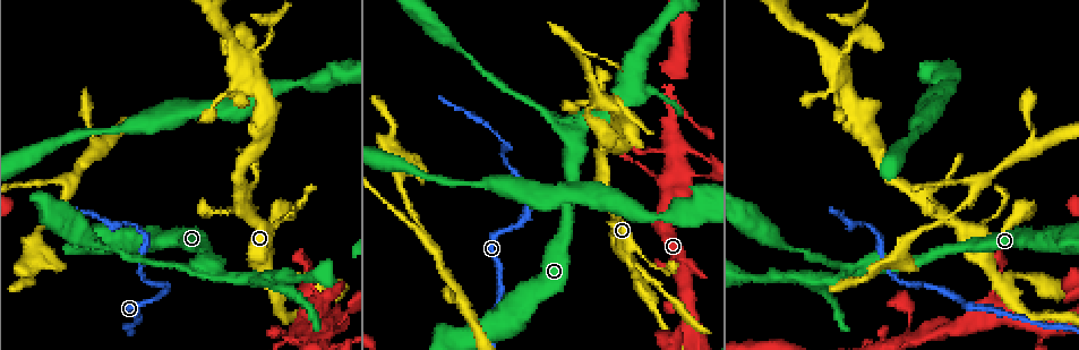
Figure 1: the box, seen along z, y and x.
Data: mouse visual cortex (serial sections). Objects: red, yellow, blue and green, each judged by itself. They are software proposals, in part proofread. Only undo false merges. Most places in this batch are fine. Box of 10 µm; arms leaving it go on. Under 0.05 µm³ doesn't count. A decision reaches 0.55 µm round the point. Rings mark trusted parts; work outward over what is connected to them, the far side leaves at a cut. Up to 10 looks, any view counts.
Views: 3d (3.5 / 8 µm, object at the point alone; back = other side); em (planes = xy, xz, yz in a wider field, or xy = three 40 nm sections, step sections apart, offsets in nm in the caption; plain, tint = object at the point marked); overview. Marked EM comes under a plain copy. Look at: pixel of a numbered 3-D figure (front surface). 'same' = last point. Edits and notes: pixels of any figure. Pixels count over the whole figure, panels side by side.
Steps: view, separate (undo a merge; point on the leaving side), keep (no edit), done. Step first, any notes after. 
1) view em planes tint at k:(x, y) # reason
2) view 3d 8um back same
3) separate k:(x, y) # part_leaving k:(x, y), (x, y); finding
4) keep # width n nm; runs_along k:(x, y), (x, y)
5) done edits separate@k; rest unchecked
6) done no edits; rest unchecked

view em xy step 2 tint at 1:(882, 237) # abrupt turn

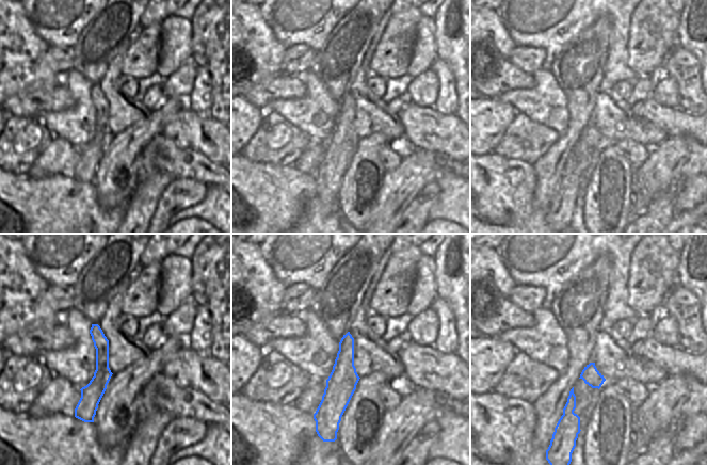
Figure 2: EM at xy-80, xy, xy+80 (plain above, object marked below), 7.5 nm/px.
view 3d 3.5um same # wider look

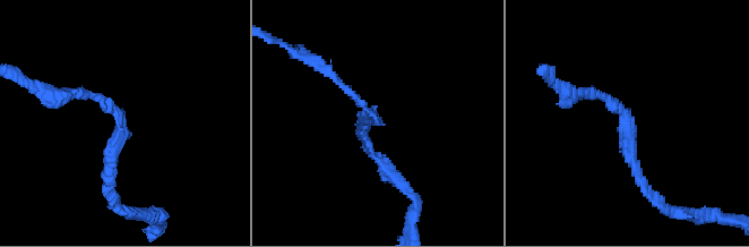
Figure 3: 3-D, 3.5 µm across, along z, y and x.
keep # runs_along 2:(95, 326), (101, 378), (90, 419); continuous, no second cell

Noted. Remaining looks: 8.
view 3d 3.5um at 1:(239, 200) # arms part here

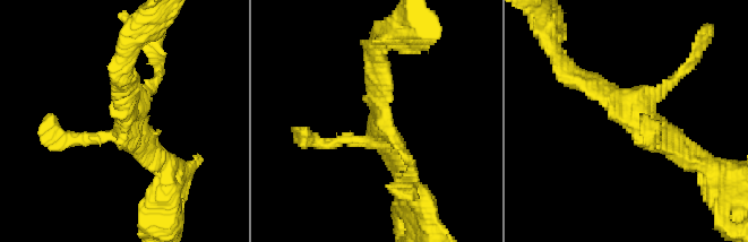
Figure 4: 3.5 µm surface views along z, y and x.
view em xy step 2 tint at 4:(378, 127) # shape alone is not enough

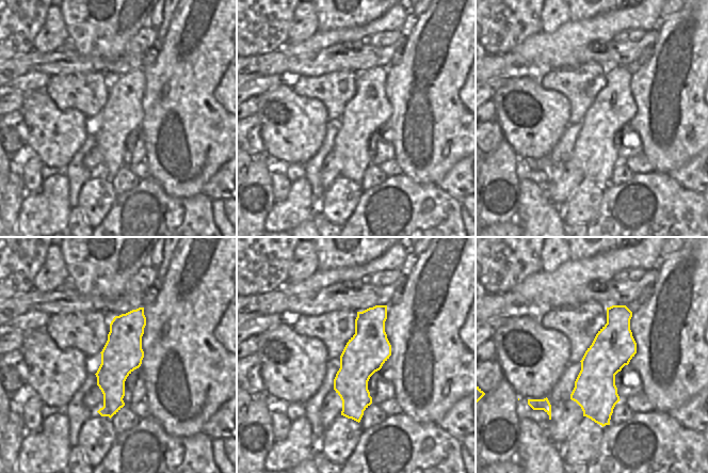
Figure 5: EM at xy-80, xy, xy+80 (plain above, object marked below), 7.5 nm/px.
keep # all the same cell

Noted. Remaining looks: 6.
view 3d 3.5um at 1:(326, 326) # abrupt turn

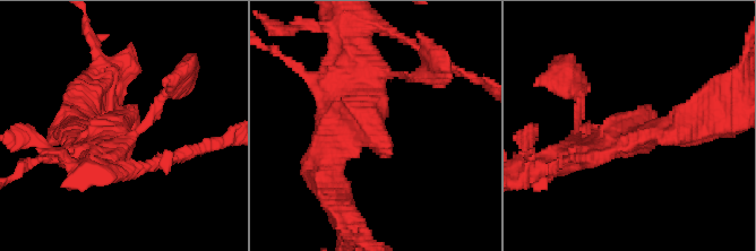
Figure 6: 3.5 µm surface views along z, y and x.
view em planes tint at 6:(119, 123) # arms 3; arm_widths 300, 400, 400 nm; shape alone is not enough

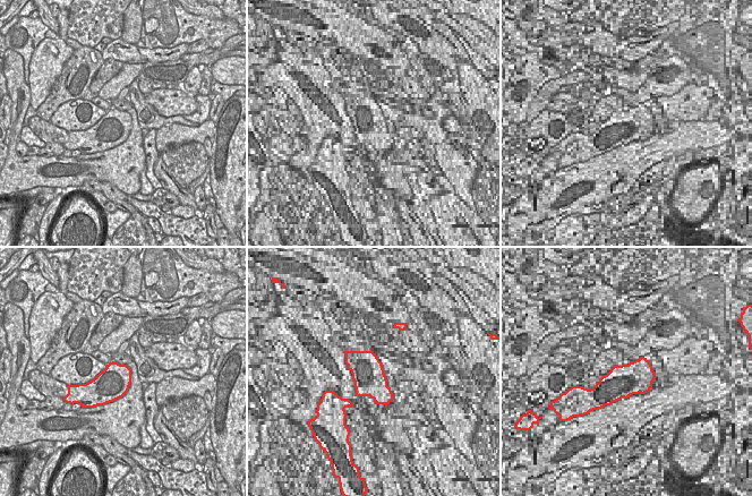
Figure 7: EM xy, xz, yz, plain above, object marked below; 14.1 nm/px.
view em xy step 5 tint same # another direction

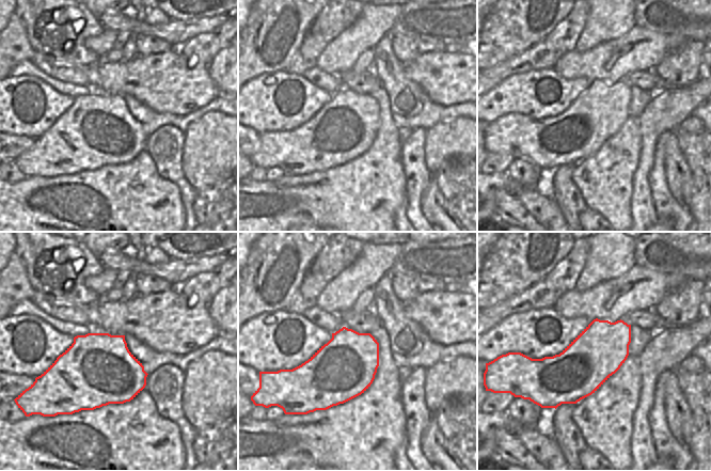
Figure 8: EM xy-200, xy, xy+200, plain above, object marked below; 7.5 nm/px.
keep # width 460 nm; runs_along 6:(325, 167), (357, 128), (392, 154); one cell here

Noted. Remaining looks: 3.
view 3d 3.5um at 1:(581, 53) # abrupt turn

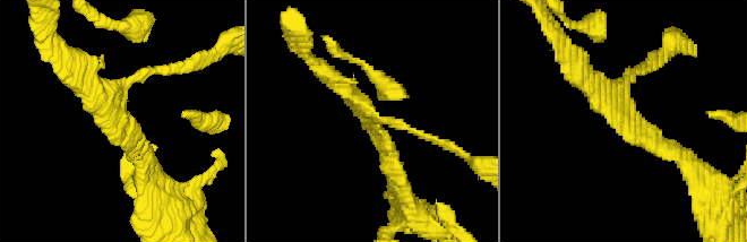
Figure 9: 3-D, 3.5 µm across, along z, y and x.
view em xy step 5 tint at 9:(117, 122) # arms 3; arm_widths 100, 200, 250 nm

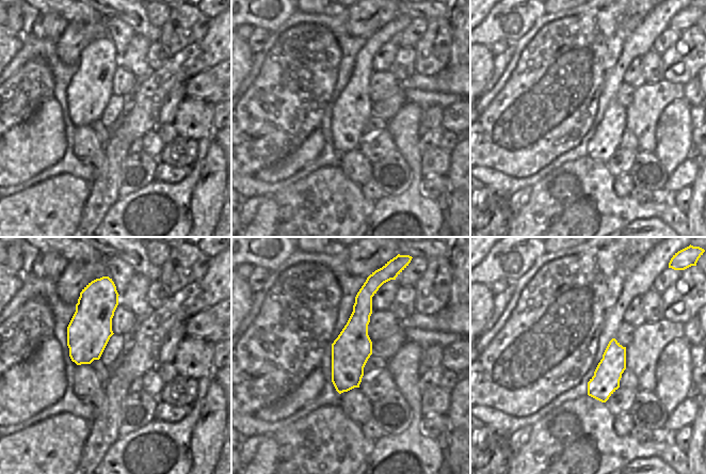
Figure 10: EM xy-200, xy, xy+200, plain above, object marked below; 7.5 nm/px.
keep # runs_along 9:(680, 160), (611, 111), (580, 72); all the same cell

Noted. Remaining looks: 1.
done no edits; rest unchecked

